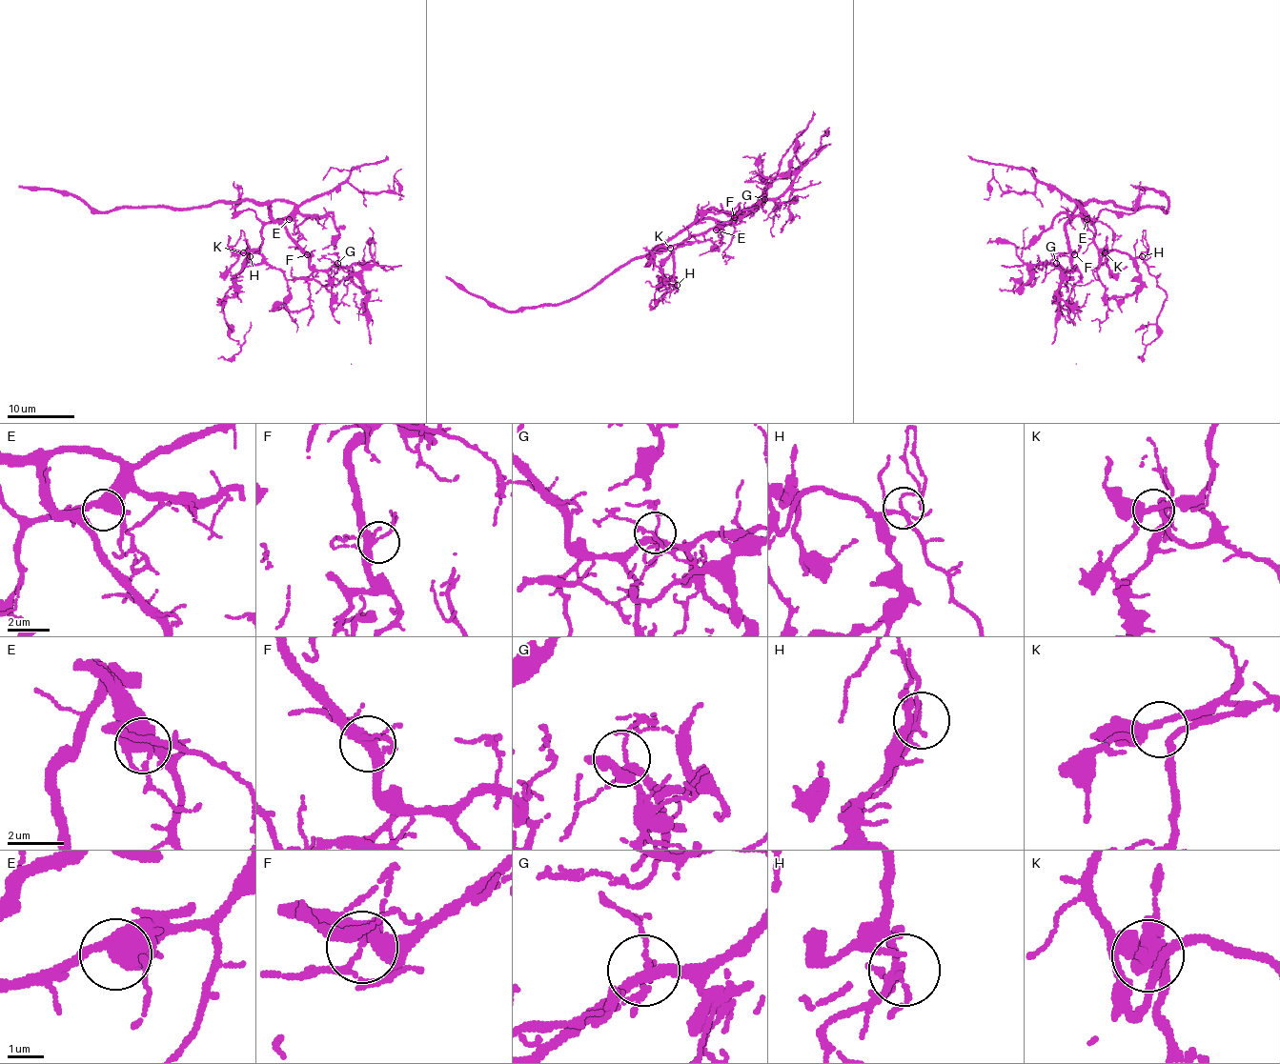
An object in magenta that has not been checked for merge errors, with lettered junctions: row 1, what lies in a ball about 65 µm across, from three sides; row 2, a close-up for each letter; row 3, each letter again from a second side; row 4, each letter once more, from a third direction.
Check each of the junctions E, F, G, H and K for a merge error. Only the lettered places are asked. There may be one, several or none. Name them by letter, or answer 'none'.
none

